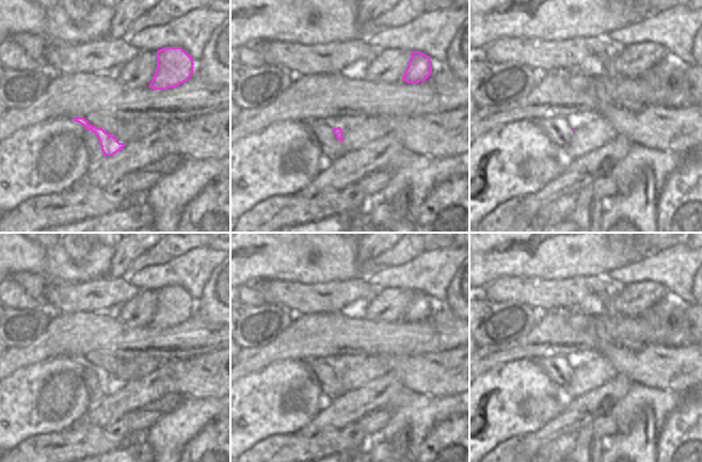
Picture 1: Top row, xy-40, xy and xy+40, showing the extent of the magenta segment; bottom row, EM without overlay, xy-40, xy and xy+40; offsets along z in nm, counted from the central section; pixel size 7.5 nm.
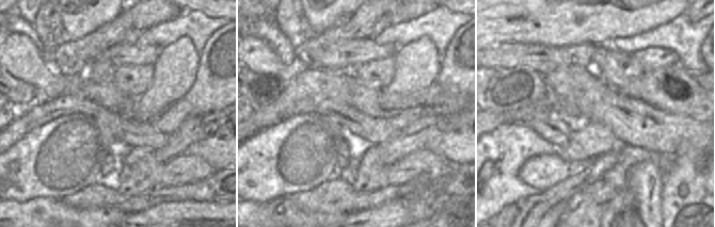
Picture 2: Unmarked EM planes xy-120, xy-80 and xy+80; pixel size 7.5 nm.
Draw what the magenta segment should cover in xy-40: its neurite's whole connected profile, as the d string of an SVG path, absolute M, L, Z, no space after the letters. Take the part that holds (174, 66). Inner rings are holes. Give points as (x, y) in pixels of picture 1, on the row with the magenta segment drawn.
M164 47L157 51L157 69L148 85L154 90L175 87L193 74L193 59L181 47Z

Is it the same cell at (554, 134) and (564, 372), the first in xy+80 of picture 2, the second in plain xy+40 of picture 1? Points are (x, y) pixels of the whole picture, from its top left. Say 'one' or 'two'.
one

